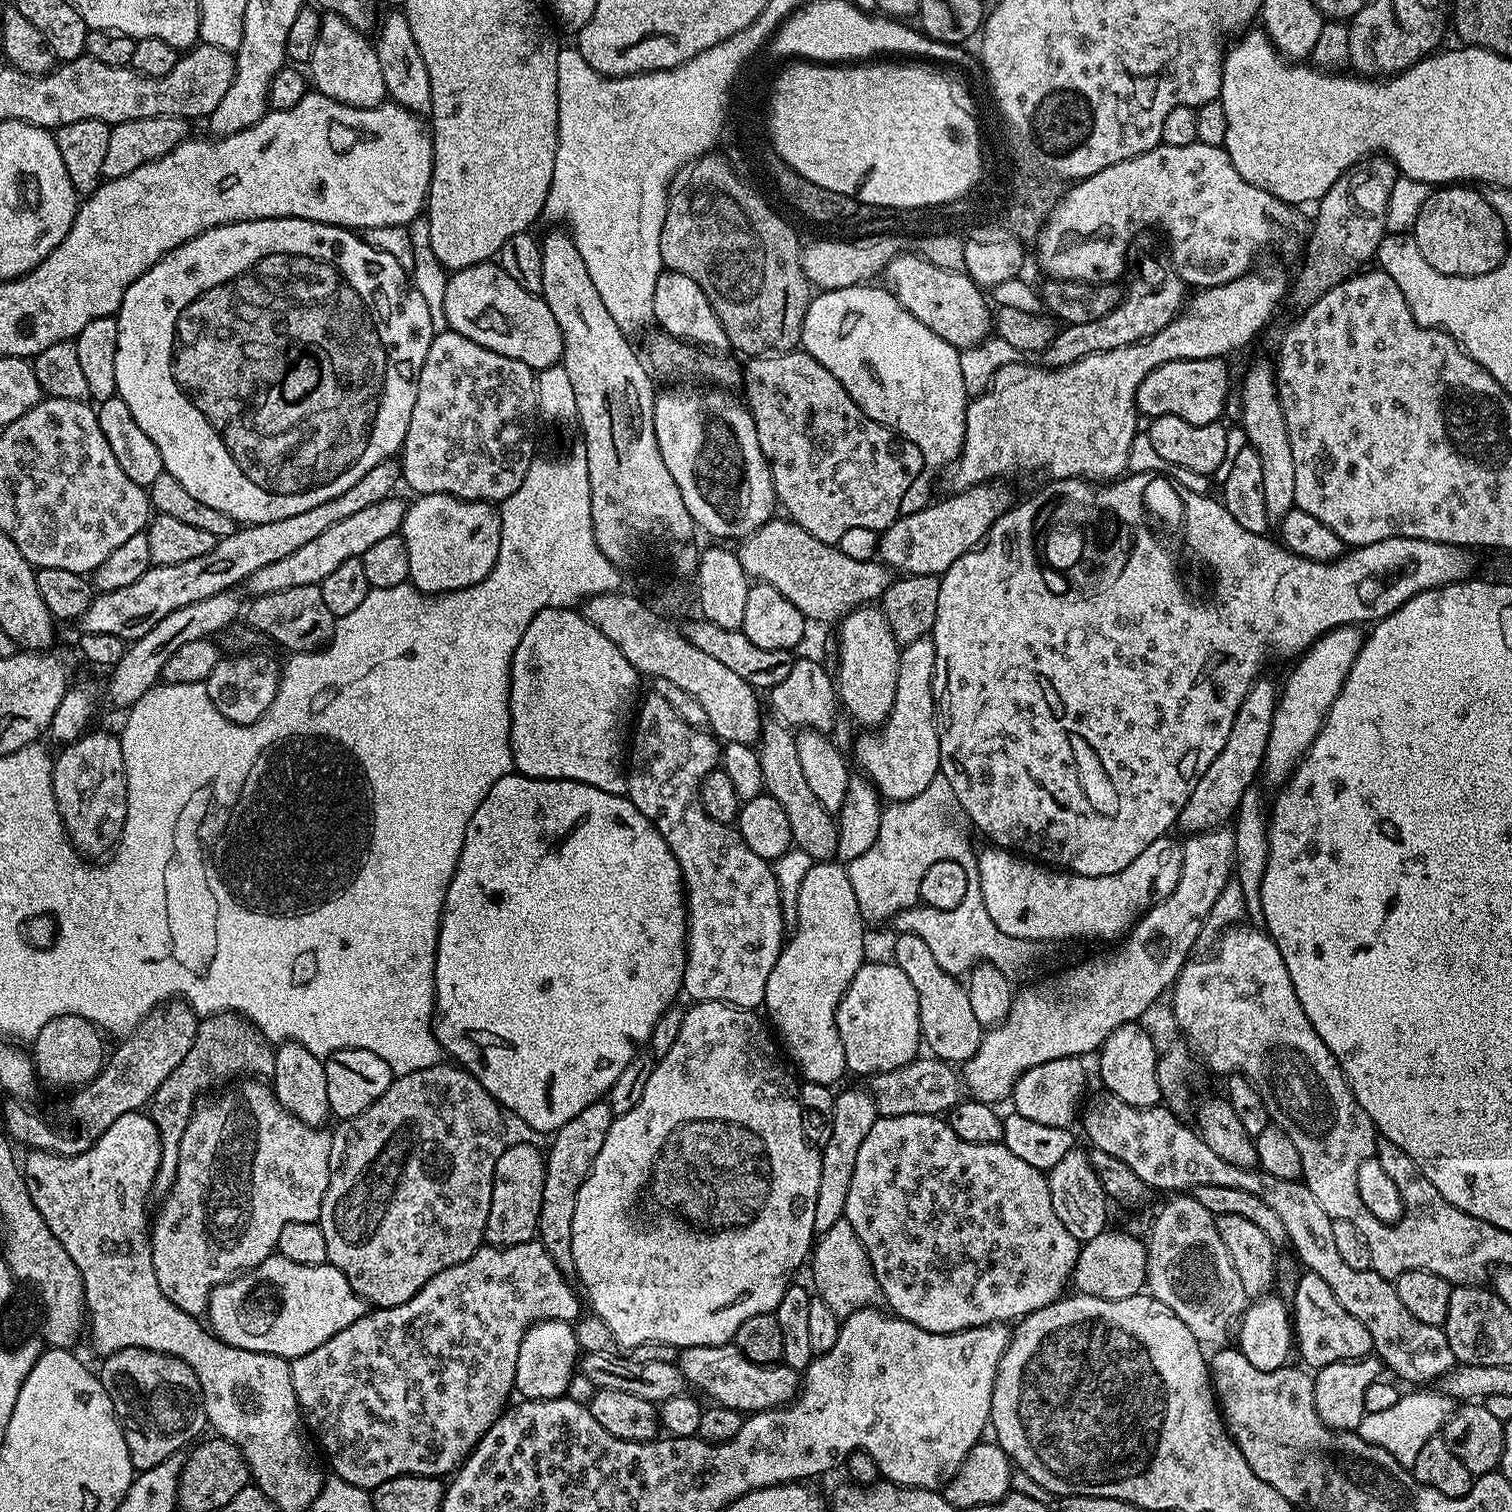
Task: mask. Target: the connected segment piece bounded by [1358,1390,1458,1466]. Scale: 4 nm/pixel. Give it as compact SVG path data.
M1408 1390L1394 1402L1387 1410L1374 1410L1365 1412L1358 1435L1367 1444L1374 1448L1380 1448L1384 1455L1391 1456L1395 1463L1401 1466L1411 1466L1414 1458L1422 1451L1422 1446L1430 1442L1430 1438L1437 1435L1443 1429L1444 1423L1452 1417L1458 1404L1450 1396L1445 1396L1439 1390Z

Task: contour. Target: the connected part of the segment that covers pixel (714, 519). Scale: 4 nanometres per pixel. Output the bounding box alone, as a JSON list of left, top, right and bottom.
[654,386,778,542]

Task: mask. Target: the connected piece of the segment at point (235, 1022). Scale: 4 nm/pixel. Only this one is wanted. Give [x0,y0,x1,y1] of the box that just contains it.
[150,1012,276,1197]

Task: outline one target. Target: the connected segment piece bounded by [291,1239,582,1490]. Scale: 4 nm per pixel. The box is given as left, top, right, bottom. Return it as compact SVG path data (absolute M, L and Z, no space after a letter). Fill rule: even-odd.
M539 1239L532 1240L528 1244L510 1246L509 1248L482 1246L474 1254L470 1254L470 1258L466 1258L466 1262L458 1262L458 1266L450 1266L450 1270L442 1270L442 1274L434 1274L434 1278L430 1278L430 1282L426 1282L426 1286L422 1286L422 1290L418 1290L418 1294L414 1294L414 1298L410 1298L410 1302L402 1302L402 1306L390 1306L389 1308L376 1308L375 1310L365 1311L364 1316L354 1322L350 1322L350 1326L346 1326L346 1330L338 1330L338 1334L334 1334L334 1338L326 1338L326 1342L322 1342L322 1346L318 1346L318 1350L310 1350L310 1354L302 1354L296 1360L291 1361L294 1394L296 1395L298 1406L300 1407L301 1417L306 1425L307 1431L309 1433L316 1432L317 1442L324 1447L324 1452L328 1455L329 1465L327 1464L327 1467L329 1469L332 1467L333 1470L336 1471L333 1473L335 1473L339 1479L350 1482L354 1486L365 1490L377 1488L382 1482L390 1482L390 1478L398 1478L399 1476L435 1476L437 1478L444 1478L444 1475L447 1477L449 1474L455 1473L460 1465L468 1459L468 1455L472 1453L477 1442L490 1430L490 1426L494 1426L494 1422L499 1418L501 1412L505 1411L506 1405L509 1403L508 1395L513 1395L516 1386L518 1346L522 1346L522 1338L526 1334L526 1330L532 1327L533 1323L537 1320L566 1320L572 1322L581 1315L581 1297L578 1295L578 1292L578 1297L576 1297L576 1292L568 1285L568 1280L569 1277L561 1272L560 1267L556 1265L554 1258L550 1258L550 1254L544 1249L544 1245L540 1243Z

